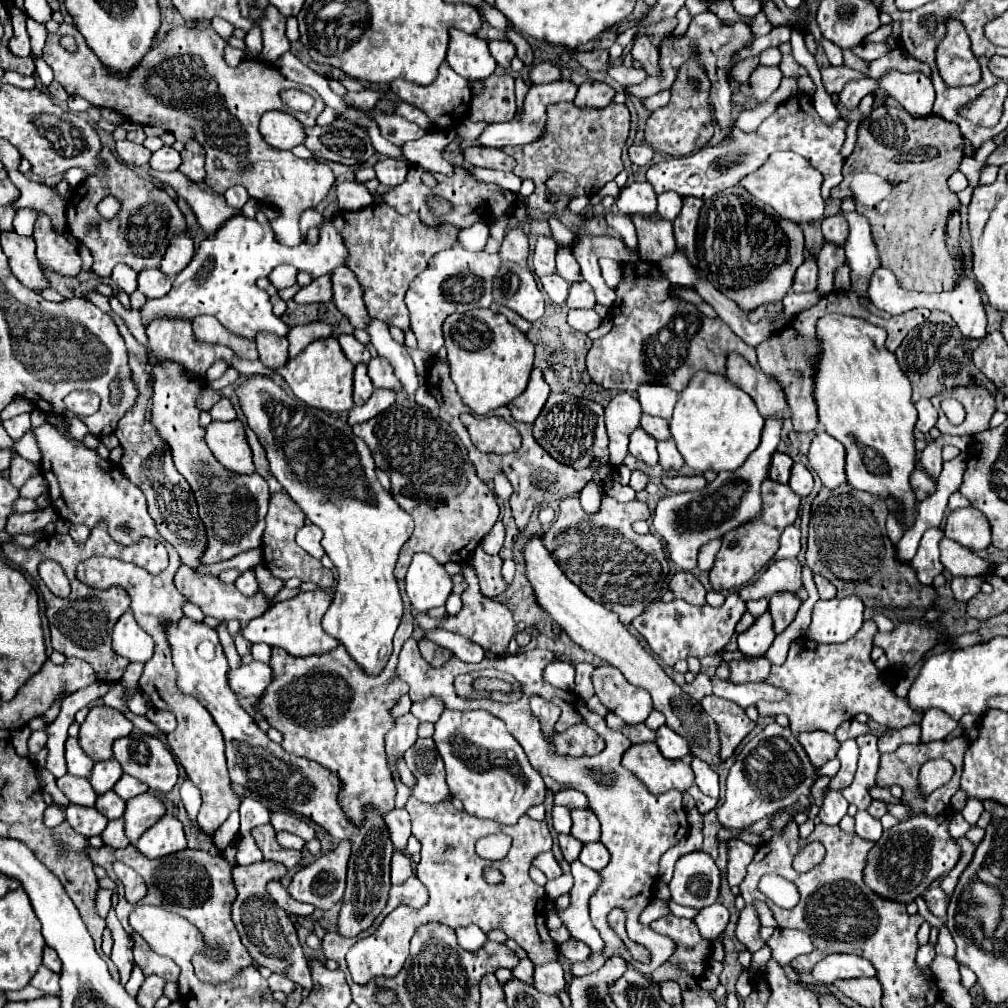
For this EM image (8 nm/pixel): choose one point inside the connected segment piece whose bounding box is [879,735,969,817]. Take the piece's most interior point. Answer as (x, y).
(901, 767)

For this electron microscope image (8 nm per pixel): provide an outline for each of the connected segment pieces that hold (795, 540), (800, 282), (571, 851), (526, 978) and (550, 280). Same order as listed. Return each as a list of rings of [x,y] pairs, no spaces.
[[[795,525],[787,527],[783,533],[781,533],[781,539],[779,539],[781,547],[779,551],[775,553],[775,557],[779,559],[789,559],[789,557],[797,557],[799,551],[801,551],[801,543],[799,543],[799,529]]]
[[[807,257],[805,263],[797,269],[795,279],[793,279],[793,291],[795,293],[807,293],[817,289],[817,279],[819,279],[819,267],[813,257]]]
[[[559,835],[559,847],[561,847],[561,851],[563,851],[565,861],[567,861],[567,863],[573,863],[573,861],[579,857],[579,853],[581,853],[583,843],[577,841],[573,835]]]
[[[528,958],[521,959],[513,969],[513,976],[529,985],[533,985],[533,974],[534,965]]]
[[[547,275],[547,277],[541,277],[541,285],[553,303],[557,303],[557,305],[565,303],[567,291],[569,291],[567,281],[563,281],[559,275]]]

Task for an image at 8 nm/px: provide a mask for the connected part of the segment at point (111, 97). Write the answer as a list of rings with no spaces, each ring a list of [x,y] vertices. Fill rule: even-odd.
[[[61,23],[57,33],[49,33],[43,59],[53,69],[55,81],[63,85],[69,95],[79,95],[87,99],[91,105],[109,107],[125,119],[139,125],[153,125],[165,129],[165,121],[177,121],[175,131],[179,133],[179,141],[197,139],[205,153],[205,185],[209,185],[215,193],[221,193],[221,171],[229,171],[231,167],[239,167],[243,161],[249,161],[249,167],[259,167],[265,181],[265,195],[273,195],[269,203],[295,203],[297,211],[297,233],[287,235],[283,245],[295,247],[303,241],[299,231],[299,215],[309,207],[317,207],[329,193],[335,175],[327,163],[317,159],[299,159],[291,151],[277,151],[267,145],[259,133],[259,119],[265,111],[277,109],[293,115],[305,128],[316,125],[316,119],[325,109],[321,95],[305,85],[297,85],[285,79],[273,65],[243,61],[239,67],[229,69],[223,61],[225,41],[211,29],[189,29],[177,27],[167,33],[167,37],[153,47],[141,61],[137,69],[131,71],[129,77],[119,77],[109,73],[95,53],[87,47],[81,33],[75,25]],[[71,35],[77,41],[77,51],[67,51],[61,45],[61,37]],[[281,89],[303,89],[315,99],[315,107],[309,113],[289,109],[279,93]],[[215,159],[223,163],[223,169],[215,169]]]

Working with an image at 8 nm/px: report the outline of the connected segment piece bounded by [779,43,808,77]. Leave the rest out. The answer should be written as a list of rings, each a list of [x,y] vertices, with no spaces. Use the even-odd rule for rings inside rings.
[[[791,43],[779,45],[779,51],[783,55],[783,59],[779,63],[779,69],[781,69],[781,73],[785,77],[802,77],[808,74],[806,69],[793,59],[793,55],[791,55]]]

